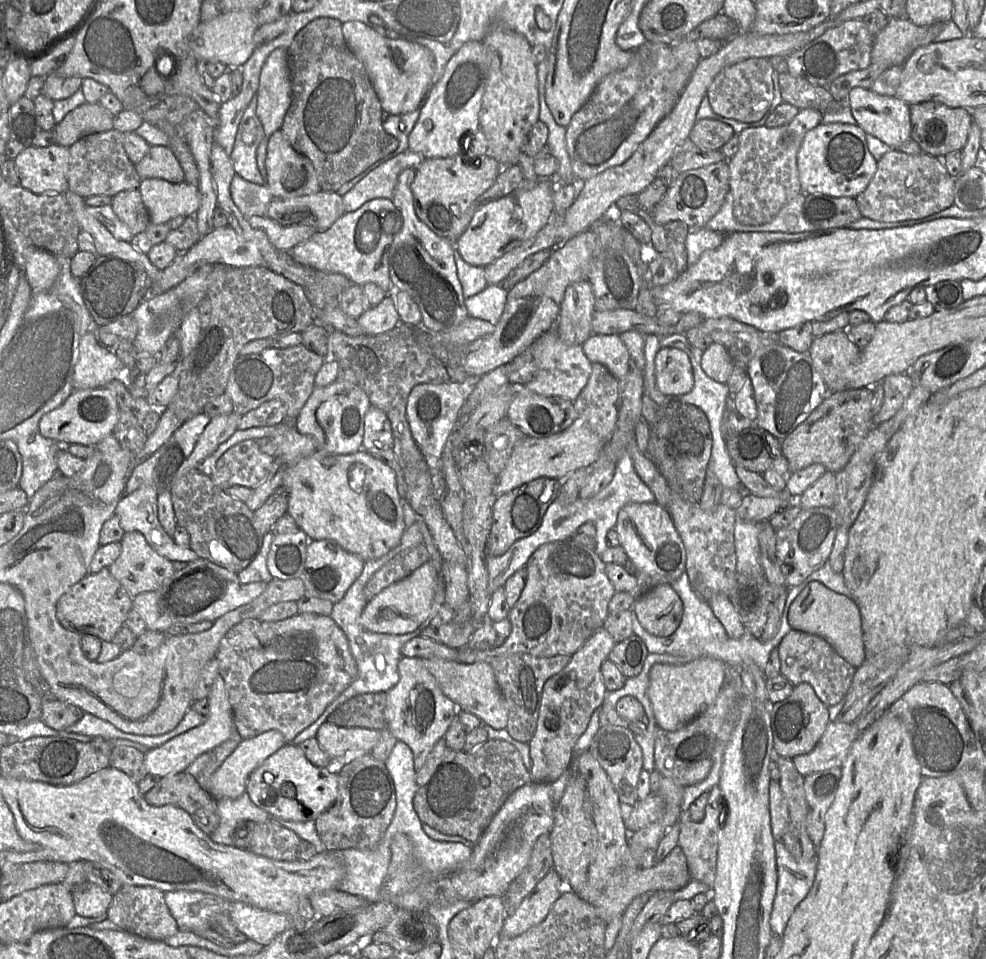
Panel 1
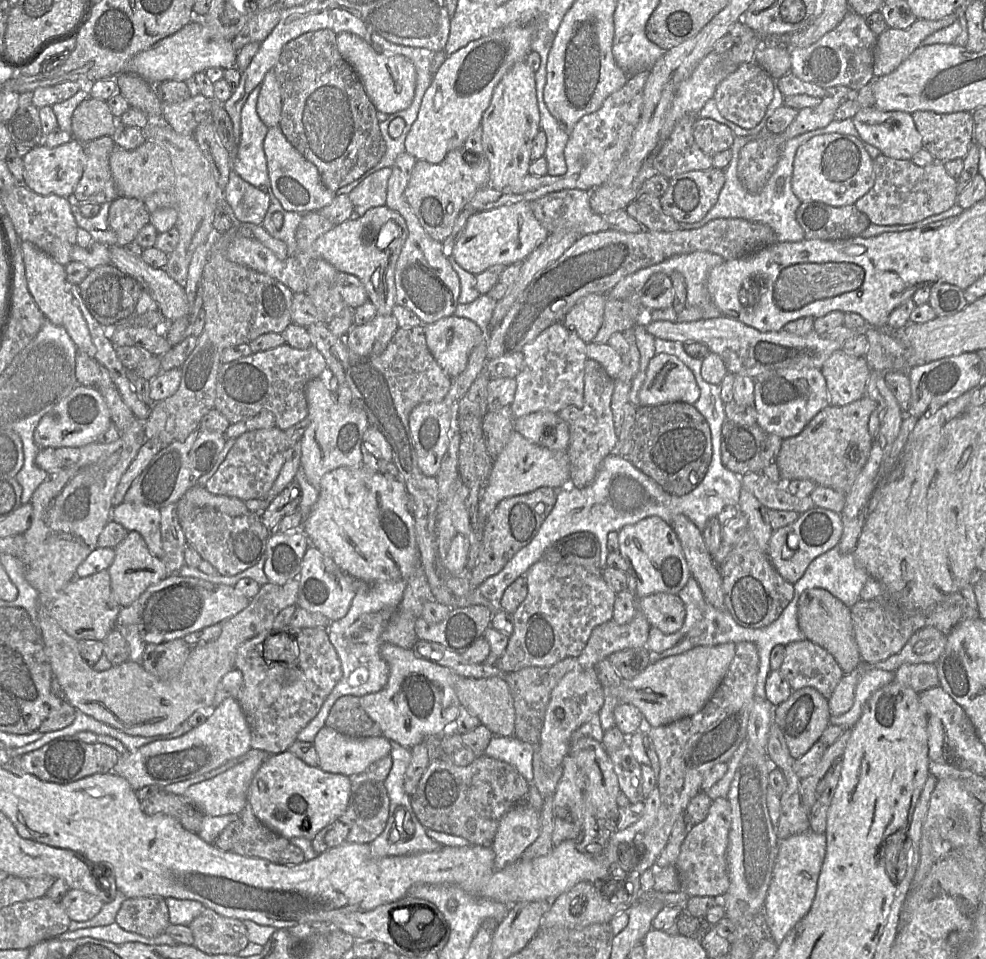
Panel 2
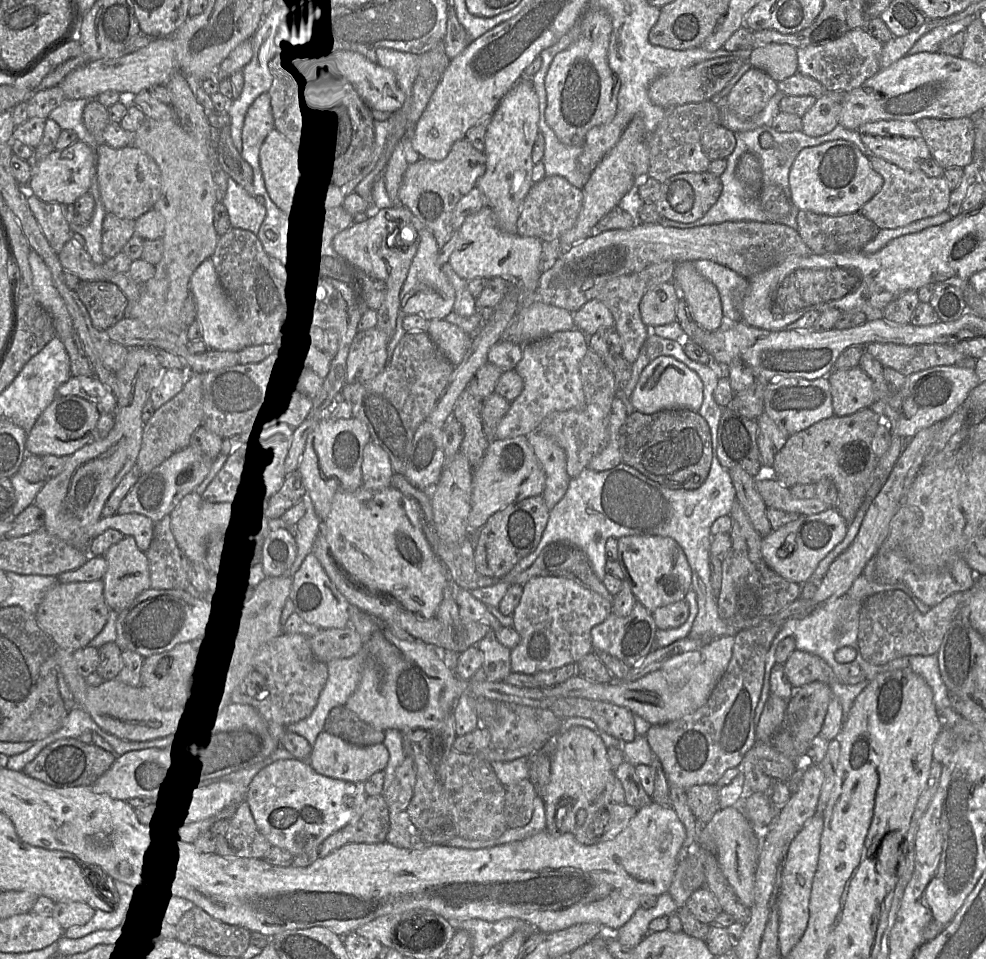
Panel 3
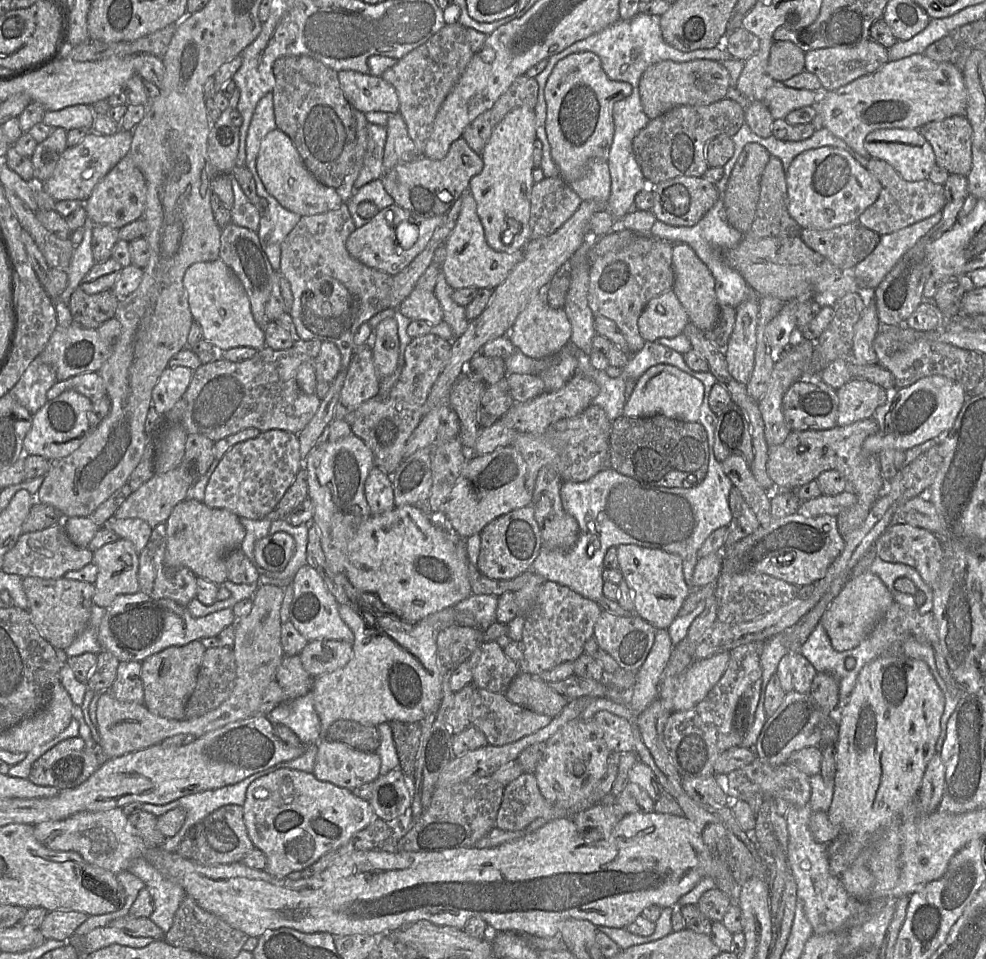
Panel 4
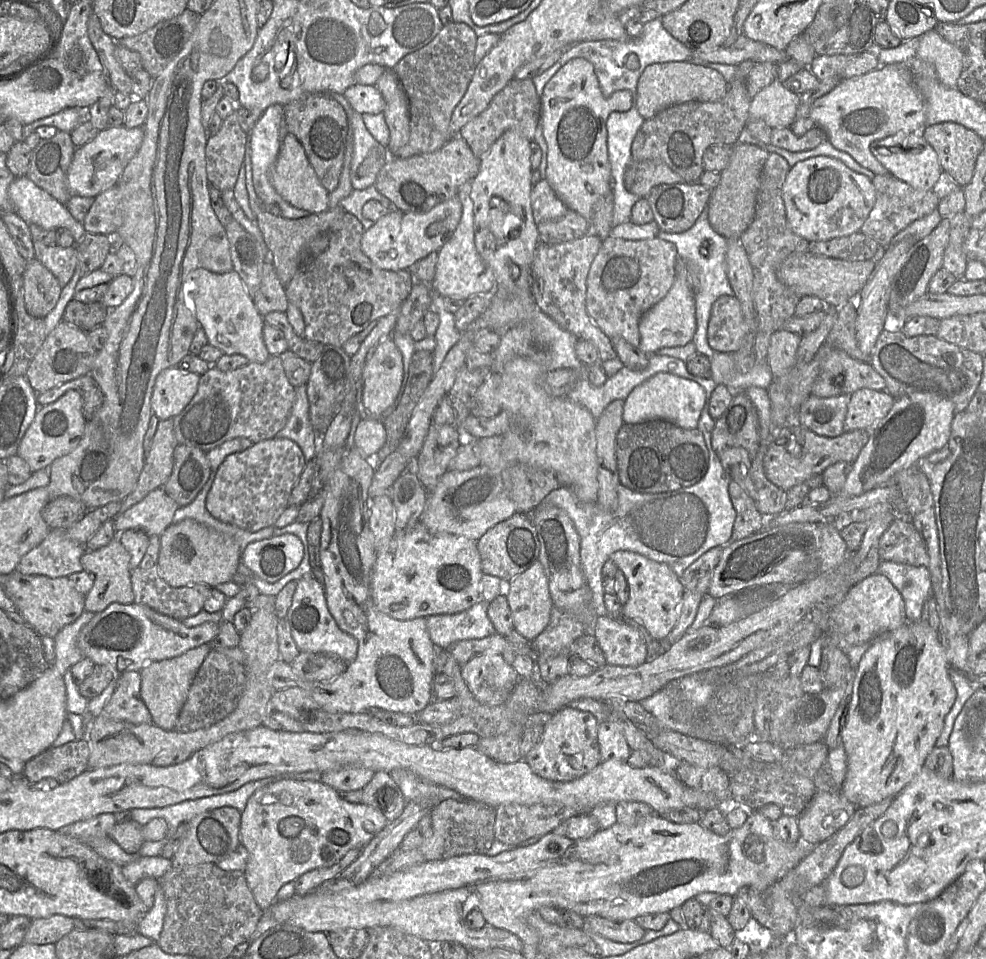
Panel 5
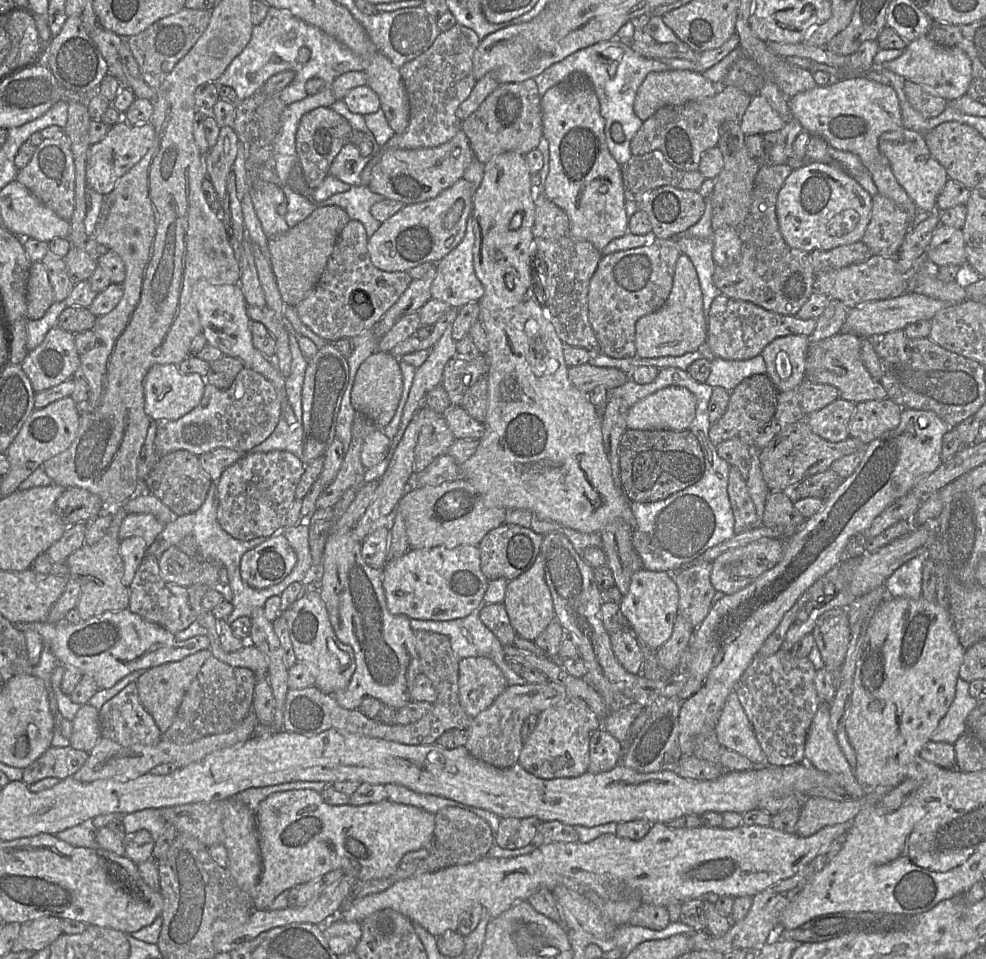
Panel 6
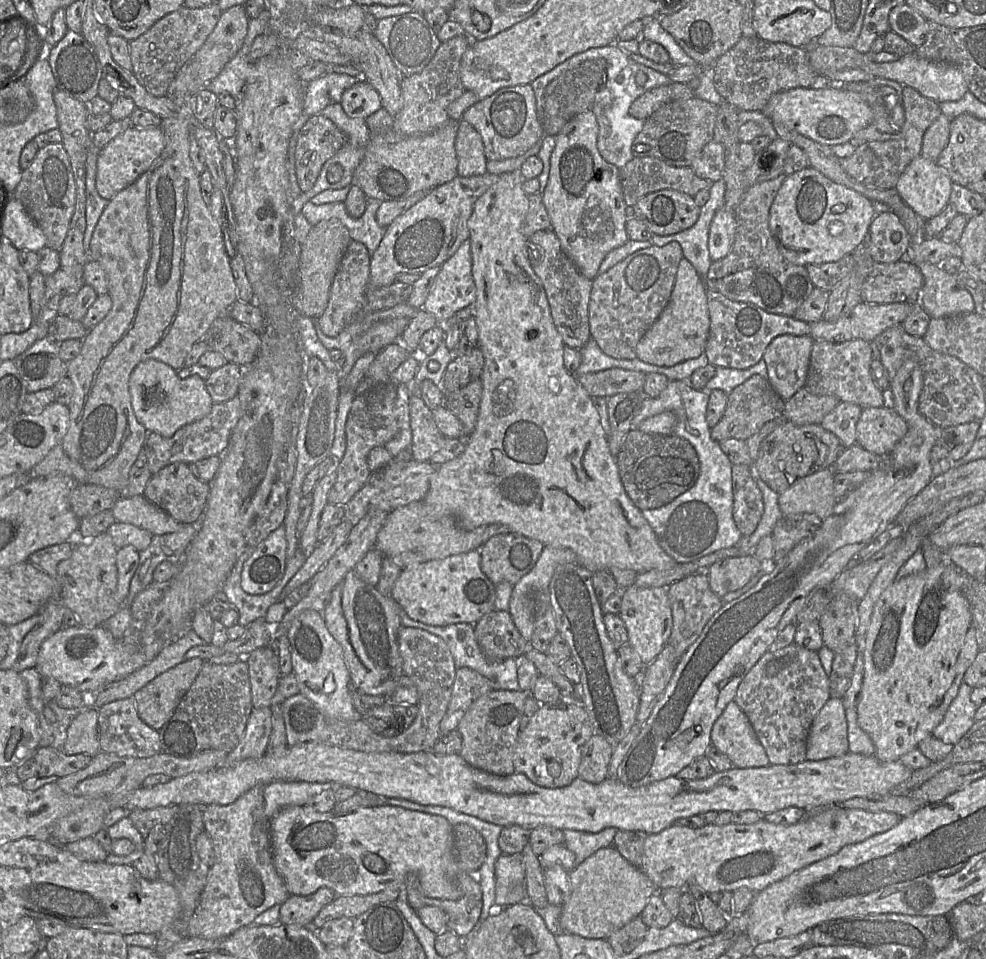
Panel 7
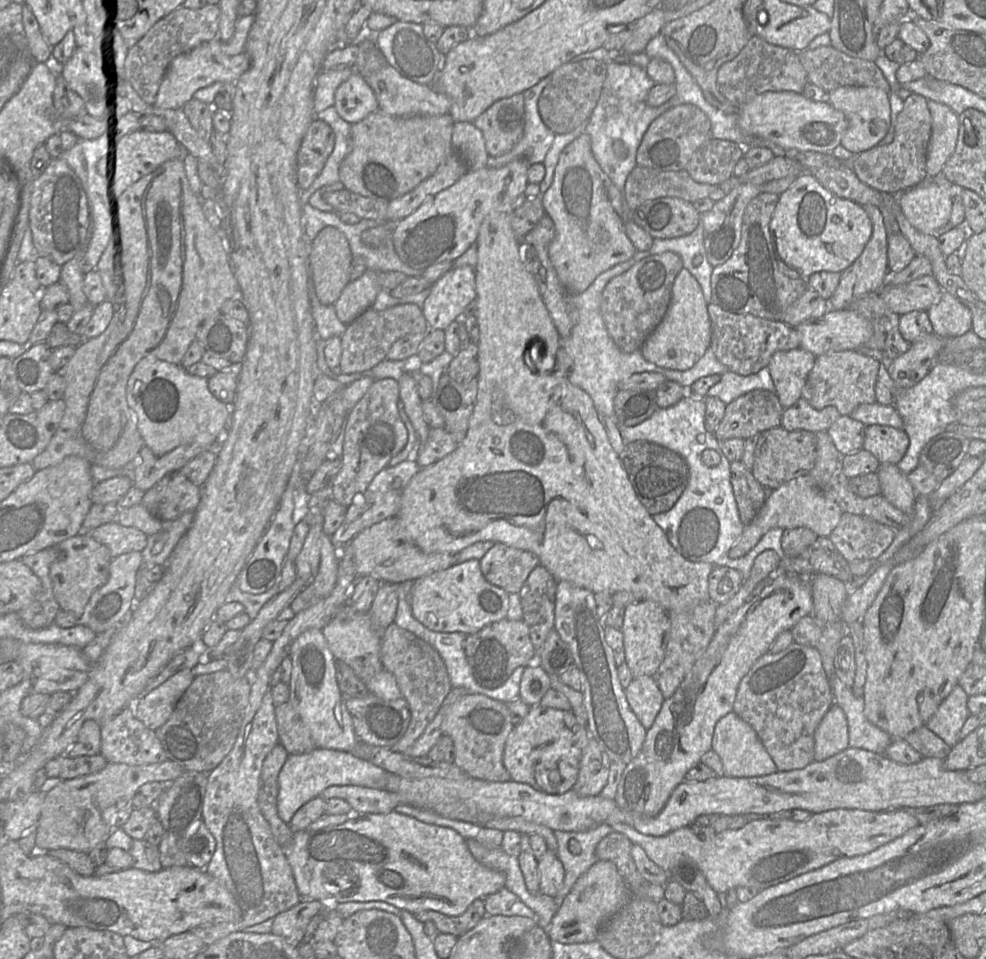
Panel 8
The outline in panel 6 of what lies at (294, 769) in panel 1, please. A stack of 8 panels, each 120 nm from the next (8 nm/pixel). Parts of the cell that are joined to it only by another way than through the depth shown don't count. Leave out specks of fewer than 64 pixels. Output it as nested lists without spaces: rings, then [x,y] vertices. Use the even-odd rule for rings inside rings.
[[[312,789],[275,792],[256,813],[262,873],[256,887],[255,910],[267,910],[283,891],[341,869],[357,881],[383,880],[395,873],[403,856],[428,847],[435,828],[435,814],[384,800],[353,806],[332,806]]]

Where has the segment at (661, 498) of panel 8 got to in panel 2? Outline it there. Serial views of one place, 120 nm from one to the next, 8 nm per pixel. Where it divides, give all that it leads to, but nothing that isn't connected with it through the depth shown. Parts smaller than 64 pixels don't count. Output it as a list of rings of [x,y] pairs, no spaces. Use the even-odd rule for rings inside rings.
[[[672,402],[638,406],[628,460],[663,490],[675,496],[692,492],[703,480],[712,457],[712,437],[705,417],[692,405]]]

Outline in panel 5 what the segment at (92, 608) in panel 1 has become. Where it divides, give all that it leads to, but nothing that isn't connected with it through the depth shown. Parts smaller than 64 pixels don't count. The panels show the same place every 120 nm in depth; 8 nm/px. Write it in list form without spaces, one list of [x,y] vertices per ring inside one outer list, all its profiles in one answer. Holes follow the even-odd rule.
[[[8,574],[4,583],[6,596],[39,636],[54,638],[66,625],[78,619],[85,611],[85,596],[79,593],[68,577],[50,578],[43,575]]]

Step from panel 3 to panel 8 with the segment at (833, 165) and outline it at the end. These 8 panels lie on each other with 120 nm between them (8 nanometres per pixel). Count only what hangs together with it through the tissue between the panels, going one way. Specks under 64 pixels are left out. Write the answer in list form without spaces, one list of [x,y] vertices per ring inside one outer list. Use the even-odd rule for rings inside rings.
[[[803,172],[799,174],[792,185],[779,196],[779,201],[775,207],[773,212],[771,221],[770,221],[770,235],[772,246],[775,254],[775,258],[777,260],[778,266],[780,270],[787,276],[791,278],[803,278],[807,279],[810,275],[816,272],[837,272],[842,273],[845,271],[851,264],[859,257],[865,248],[867,242],[869,241],[872,234],[872,223],[870,218],[868,217],[864,207],[854,201],[849,199],[840,198],[825,187],[821,185],[821,183],[810,173]]]

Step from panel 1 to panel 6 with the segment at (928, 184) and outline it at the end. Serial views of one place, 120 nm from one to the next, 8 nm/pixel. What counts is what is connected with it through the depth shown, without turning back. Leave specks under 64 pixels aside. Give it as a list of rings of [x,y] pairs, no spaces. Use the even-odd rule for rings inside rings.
[[[876,194],[872,197],[872,212],[862,241],[870,249],[873,255],[896,258],[905,235],[910,228],[914,226],[915,217],[916,214],[908,213],[902,206],[889,198]]]

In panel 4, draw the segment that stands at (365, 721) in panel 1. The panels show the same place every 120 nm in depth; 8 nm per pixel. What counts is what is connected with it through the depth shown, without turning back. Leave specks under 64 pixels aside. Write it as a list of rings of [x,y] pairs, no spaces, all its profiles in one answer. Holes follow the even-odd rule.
[[[345,719],[332,723],[327,729],[325,737],[332,741],[345,743],[363,752],[375,752],[380,744],[376,726]]]

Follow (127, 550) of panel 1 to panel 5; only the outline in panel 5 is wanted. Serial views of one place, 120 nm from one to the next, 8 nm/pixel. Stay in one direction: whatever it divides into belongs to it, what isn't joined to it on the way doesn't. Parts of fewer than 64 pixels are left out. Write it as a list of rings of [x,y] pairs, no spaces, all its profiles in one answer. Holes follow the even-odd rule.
[[[114,538],[108,545],[95,550],[86,550],[81,557],[83,570],[95,576],[91,590],[85,596],[85,611],[94,614],[104,611],[110,604],[131,604],[134,602],[134,592],[132,590],[131,556],[118,538]]]

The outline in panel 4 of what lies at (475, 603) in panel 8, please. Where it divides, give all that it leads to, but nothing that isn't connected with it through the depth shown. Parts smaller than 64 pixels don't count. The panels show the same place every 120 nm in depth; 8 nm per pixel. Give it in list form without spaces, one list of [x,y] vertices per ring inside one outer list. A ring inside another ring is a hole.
[[[420,506],[395,507],[380,515],[370,515],[359,526],[349,543],[345,575],[374,611],[391,613],[407,623],[416,623],[430,614],[453,607],[472,594],[465,539],[449,525],[438,525],[432,521],[427,510]]]

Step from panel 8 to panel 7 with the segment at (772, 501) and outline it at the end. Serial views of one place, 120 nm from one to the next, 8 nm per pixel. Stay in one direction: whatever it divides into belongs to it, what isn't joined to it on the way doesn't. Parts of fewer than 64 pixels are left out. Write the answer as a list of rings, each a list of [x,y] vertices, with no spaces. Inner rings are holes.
[[[833,468],[798,478],[778,495],[778,505],[783,516],[812,513],[821,520],[832,512],[837,501]]]

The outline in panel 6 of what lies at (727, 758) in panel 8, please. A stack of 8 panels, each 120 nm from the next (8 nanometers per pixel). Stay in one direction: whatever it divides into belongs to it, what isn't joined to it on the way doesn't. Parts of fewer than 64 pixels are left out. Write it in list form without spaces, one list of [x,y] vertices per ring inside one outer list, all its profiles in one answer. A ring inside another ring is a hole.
[[[736,692],[728,696],[715,732],[723,748],[745,756],[756,765],[766,766],[766,755],[756,739],[752,724]]]

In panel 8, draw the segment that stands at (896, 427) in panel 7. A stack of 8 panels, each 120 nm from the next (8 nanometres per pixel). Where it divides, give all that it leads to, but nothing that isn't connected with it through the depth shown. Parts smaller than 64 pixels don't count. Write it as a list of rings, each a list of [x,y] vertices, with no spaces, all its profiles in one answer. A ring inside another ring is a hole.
[[[869,425],[865,428],[863,448],[873,454],[880,464],[898,464],[909,446],[904,429],[885,425]]]

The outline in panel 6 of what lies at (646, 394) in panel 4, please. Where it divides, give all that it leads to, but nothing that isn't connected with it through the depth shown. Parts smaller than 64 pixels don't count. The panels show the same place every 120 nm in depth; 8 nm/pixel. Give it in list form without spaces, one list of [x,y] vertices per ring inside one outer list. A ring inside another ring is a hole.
[[[669,386],[630,406],[626,426],[634,430],[689,430],[695,412],[695,396],[684,387]]]

